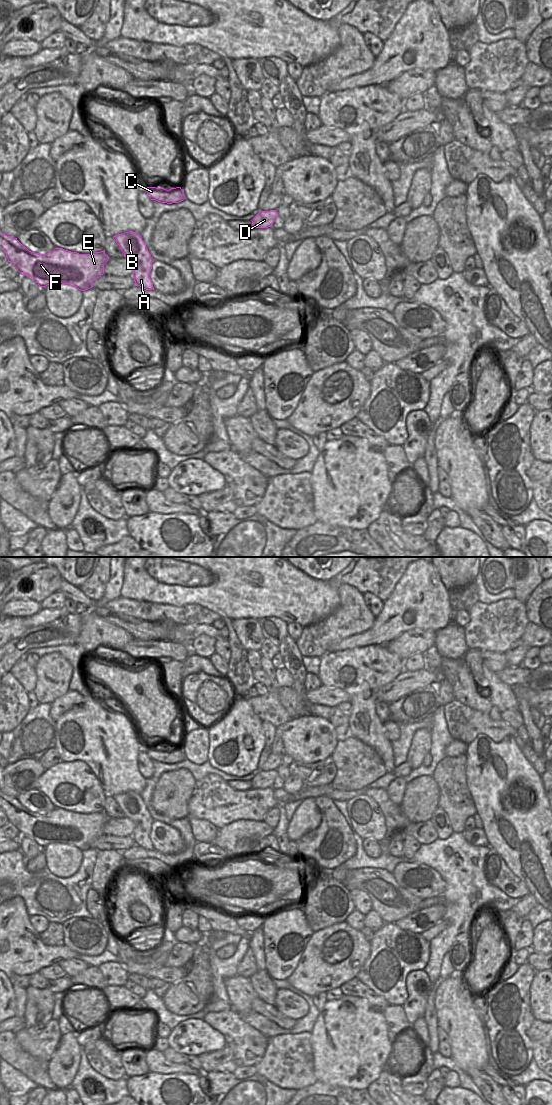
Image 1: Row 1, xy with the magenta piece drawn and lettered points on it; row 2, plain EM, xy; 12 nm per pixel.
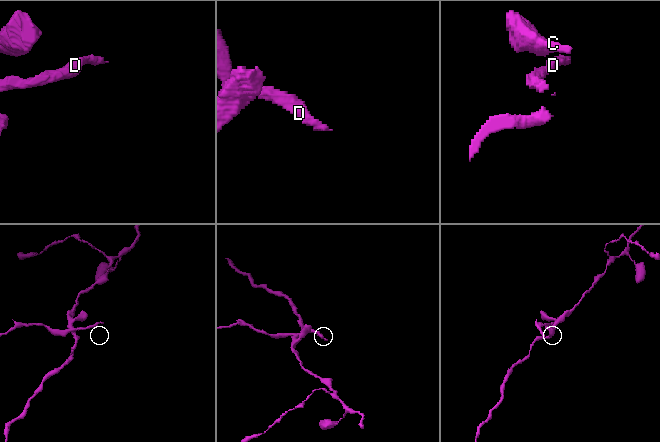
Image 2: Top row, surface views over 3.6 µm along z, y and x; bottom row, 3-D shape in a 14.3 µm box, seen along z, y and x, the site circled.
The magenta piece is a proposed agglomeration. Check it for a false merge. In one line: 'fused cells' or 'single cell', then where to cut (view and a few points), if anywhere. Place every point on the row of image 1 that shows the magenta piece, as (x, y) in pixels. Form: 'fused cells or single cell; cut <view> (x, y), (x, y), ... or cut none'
fused cells; cut xy (141, 240), (139, 243), (141, 250), (152, 262)

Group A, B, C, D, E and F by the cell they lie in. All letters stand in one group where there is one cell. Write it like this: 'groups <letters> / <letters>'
groups A B C / D E F

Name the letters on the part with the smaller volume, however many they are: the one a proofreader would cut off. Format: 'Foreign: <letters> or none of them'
Foreign: D, E, F

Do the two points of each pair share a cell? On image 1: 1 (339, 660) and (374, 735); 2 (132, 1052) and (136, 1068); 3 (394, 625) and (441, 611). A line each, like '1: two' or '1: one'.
1: one
2: one
3: one

